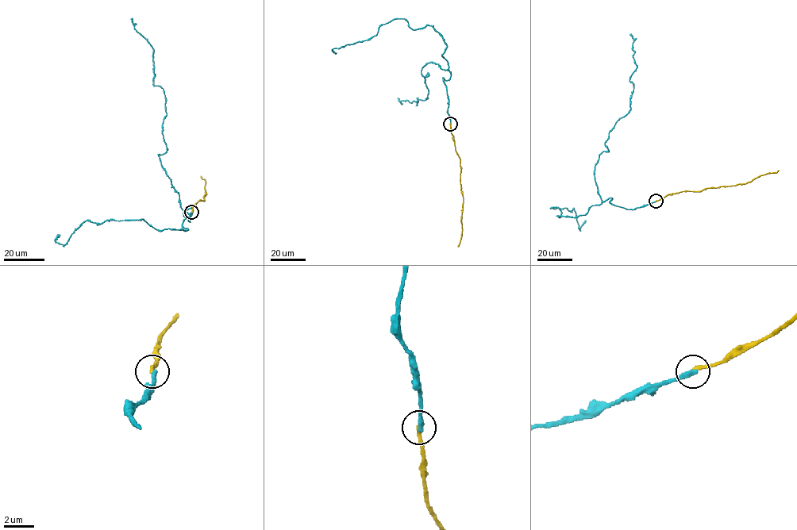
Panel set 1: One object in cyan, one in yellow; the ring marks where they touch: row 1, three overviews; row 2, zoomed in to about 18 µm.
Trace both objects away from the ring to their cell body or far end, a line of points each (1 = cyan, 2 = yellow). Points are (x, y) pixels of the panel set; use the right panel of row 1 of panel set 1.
1: (656, 201), (633, 209), (602, 201), (594, 180), (610, 132), (630, 108), (630, 33)
2: (656, 201), (668, 193), (746, 183), (778, 170)

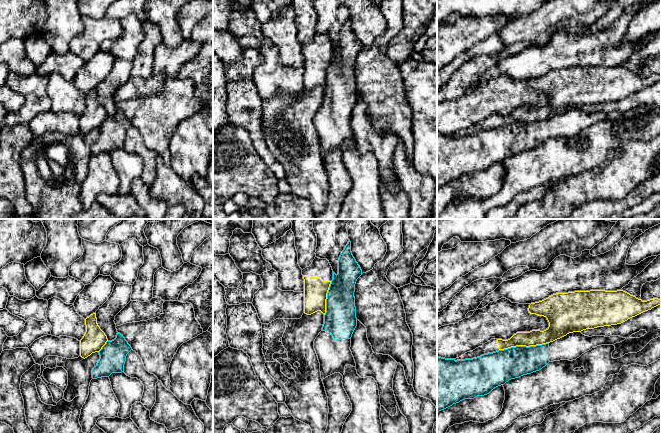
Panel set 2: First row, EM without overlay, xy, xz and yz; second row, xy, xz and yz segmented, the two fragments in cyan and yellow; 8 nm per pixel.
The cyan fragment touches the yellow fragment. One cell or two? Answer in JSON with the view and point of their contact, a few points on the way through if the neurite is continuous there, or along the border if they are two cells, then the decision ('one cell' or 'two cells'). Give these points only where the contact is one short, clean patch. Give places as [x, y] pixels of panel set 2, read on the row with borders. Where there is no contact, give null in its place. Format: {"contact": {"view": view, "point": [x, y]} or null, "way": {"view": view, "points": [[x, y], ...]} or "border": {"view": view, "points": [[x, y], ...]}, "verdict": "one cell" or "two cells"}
{"contact": {"view": "yz", "point": [523, 346]}, "border": {"view": "yz", "points": [[548, 342], [529, 346], [511, 346], [499, 350]]}, "verdict": "two cells"}

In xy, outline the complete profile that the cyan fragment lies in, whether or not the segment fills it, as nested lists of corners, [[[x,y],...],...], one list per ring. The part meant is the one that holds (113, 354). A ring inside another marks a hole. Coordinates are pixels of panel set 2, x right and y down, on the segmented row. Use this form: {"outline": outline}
{"outline": [[[117,333],[116,338],[107,341],[99,351],[100,359],[92,370],[92,378],[109,377],[112,373],[124,372],[126,356],[131,350],[123,335]]]}

